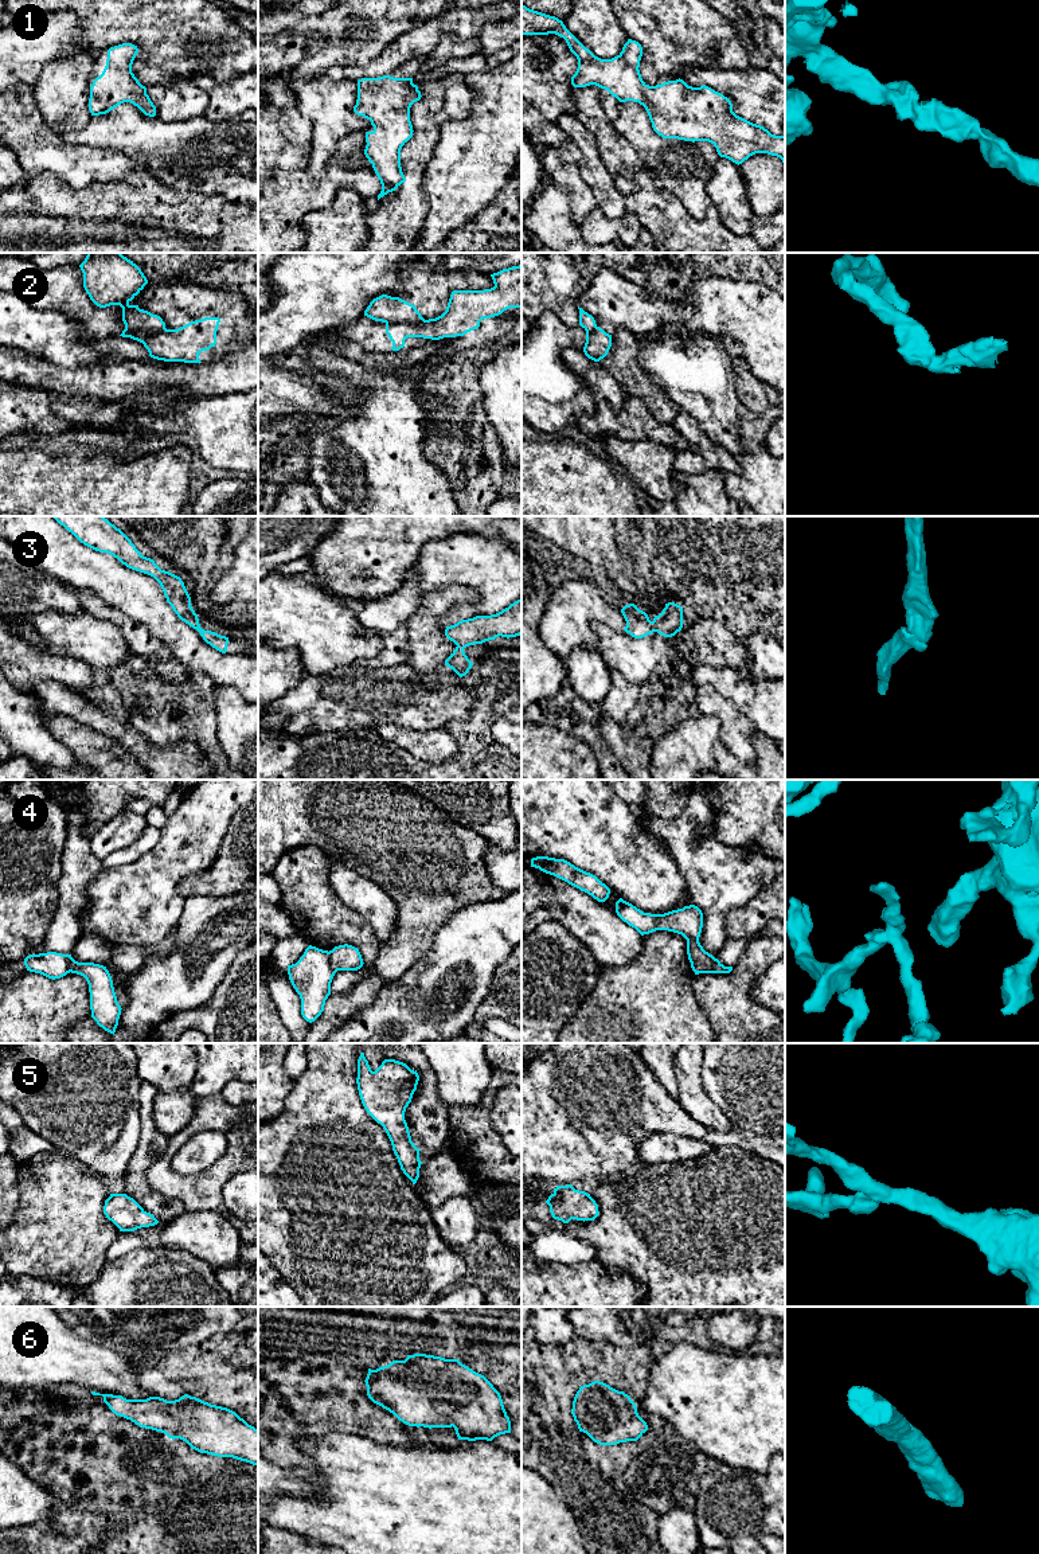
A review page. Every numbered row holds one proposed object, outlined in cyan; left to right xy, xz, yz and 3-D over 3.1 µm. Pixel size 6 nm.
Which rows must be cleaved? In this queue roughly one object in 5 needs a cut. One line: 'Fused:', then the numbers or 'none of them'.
Fused: 2, 4

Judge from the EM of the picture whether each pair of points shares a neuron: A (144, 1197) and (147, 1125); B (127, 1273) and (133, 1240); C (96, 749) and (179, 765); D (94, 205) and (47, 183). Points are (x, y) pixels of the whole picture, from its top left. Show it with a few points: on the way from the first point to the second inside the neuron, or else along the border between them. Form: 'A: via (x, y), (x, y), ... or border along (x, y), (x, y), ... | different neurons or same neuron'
A: via (139, 1179), (139, 1163), (147, 1152), (147, 1143) | same neuron
B: border along (145, 1245), (108, 1261) | different neurons
C: border along (110, 737), (124, 746), (141, 765) | different neurons
D: via (82, 203), (66, 202), (59, 195) | same neuron

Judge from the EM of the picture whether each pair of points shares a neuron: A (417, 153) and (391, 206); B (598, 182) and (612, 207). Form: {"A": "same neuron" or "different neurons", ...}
{"A": "same neuron", "B": "same neuron"}

